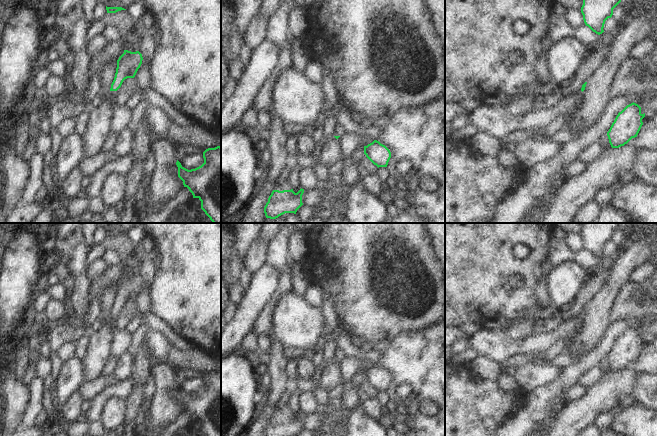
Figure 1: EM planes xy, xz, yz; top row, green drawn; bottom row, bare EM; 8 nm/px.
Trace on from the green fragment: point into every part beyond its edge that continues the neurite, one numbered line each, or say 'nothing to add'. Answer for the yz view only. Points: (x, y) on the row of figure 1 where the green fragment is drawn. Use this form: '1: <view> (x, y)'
nothing to add

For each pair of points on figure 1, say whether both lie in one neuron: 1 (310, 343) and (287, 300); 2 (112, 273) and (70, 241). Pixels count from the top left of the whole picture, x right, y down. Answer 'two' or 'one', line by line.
1: one
2: two

